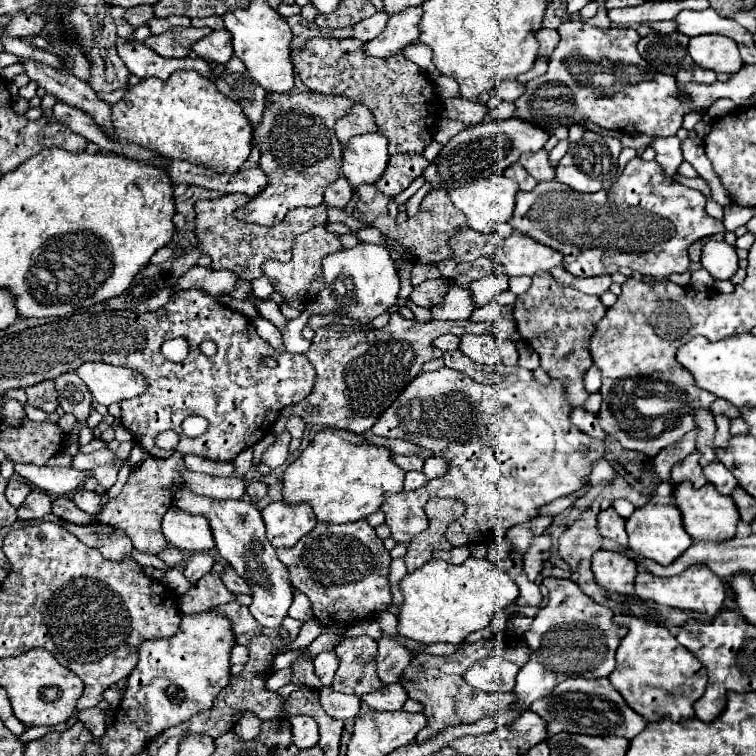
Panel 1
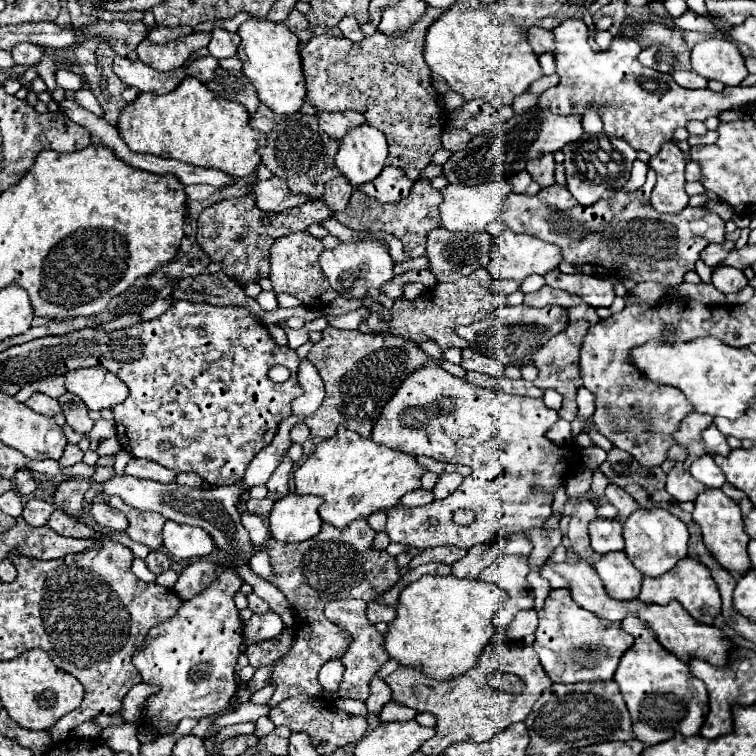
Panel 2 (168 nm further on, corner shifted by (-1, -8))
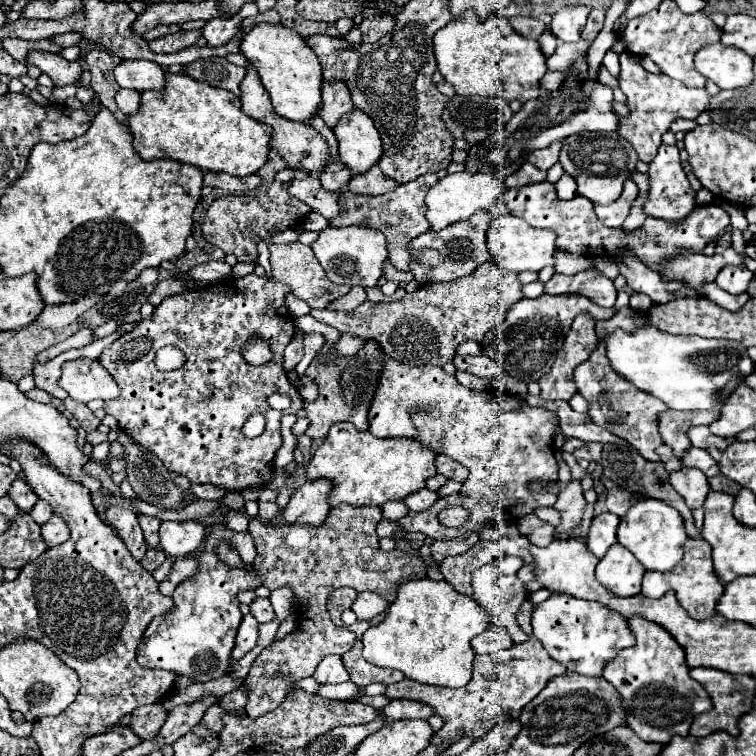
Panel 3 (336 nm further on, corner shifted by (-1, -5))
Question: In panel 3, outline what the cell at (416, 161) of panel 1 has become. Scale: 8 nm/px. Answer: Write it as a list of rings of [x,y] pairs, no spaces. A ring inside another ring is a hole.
[[[376,165],[372,169],[368,169],[368,173],[354,175],[352,181],[348,183],[348,189],[352,193],[362,193],[362,195],[382,195],[396,187],[398,187],[398,183],[392,181],[390,177],[386,177]]]

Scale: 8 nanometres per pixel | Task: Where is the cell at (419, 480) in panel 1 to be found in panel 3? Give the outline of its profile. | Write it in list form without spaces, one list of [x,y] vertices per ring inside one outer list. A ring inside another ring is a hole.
[[[422,489],[422,491],[414,493],[414,495],[410,495],[408,499],[404,499],[404,503],[408,505],[410,511],[424,511],[424,509],[432,507],[432,503],[436,503],[436,499],[438,499],[438,495],[434,491]]]

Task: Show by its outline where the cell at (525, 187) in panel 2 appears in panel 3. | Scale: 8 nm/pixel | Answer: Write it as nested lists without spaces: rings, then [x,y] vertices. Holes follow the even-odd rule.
[[[526,161],[516,173],[506,177],[506,187],[522,187],[522,185],[542,183],[542,181],[546,181],[546,173]]]

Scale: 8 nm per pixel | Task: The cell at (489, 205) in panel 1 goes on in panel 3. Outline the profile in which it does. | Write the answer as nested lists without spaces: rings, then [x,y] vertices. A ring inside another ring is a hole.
[[[452,173],[446,175],[444,179],[438,179],[438,183],[428,191],[426,195],[426,219],[434,231],[442,231],[444,227],[464,221],[470,215],[474,215],[480,209],[490,209],[492,203],[504,193],[504,183],[496,179],[492,173]]]

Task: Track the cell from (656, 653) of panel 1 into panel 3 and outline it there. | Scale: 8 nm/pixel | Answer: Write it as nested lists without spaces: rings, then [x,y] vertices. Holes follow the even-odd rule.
[[[638,615],[630,617],[628,625],[636,637],[636,645],[622,649],[612,661],[608,661],[602,673],[602,677],[616,687],[626,707],[636,701],[636,705],[628,707],[626,725],[640,739],[662,745],[666,745],[674,735],[686,737],[692,719],[698,713],[712,709],[710,695],[698,681],[690,677],[690,667],[684,661],[684,649],[676,645],[676,639],[664,627],[654,625]]]

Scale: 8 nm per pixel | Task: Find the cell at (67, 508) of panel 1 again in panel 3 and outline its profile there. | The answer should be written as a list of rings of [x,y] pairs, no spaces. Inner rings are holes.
[[[52,515],[44,525],[42,525],[42,539],[48,547],[56,547],[64,543],[70,537],[70,529],[66,527],[64,519]]]

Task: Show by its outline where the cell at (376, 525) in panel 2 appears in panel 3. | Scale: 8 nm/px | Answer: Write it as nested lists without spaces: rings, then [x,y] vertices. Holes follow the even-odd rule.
[[[388,501],[382,505],[382,511],[384,511],[384,519],[398,521],[408,513],[408,507],[404,505],[404,501]]]

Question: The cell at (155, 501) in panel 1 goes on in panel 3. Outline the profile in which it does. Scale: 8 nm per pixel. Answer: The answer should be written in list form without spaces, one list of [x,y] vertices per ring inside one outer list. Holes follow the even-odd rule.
[[[138,515],[144,539],[148,543],[148,547],[158,547],[158,527],[160,527],[160,519],[156,517],[148,517],[148,515]]]

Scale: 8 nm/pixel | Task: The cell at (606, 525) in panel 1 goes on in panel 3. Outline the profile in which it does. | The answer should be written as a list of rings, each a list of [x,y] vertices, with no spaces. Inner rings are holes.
[[[602,513],[592,519],[590,531],[586,535],[586,545],[594,557],[602,559],[604,553],[616,543],[618,521],[620,521],[620,517],[614,513]]]

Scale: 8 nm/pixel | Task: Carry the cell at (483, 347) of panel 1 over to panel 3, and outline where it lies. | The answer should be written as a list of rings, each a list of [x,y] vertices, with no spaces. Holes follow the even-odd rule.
[[[456,355],[452,363],[456,365],[458,371],[466,371],[466,373],[472,373],[476,377],[486,377],[486,379],[496,377],[498,371],[500,371],[500,365],[496,365],[496,361],[492,361],[486,355],[476,355],[476,357]]]

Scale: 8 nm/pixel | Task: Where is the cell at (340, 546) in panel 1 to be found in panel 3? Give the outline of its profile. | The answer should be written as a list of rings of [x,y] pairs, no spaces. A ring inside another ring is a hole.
[[[334,507],[326,521],[318,527],[312,525],[282,525],[266,527],[258,519],[250,521],[248,533],[256,545],[256,575],[262,577],[264,587],[270,591],[290,585],[298,599],[298,625],[284,639],[274,641],[266,647],[252,663],[246,691],[248,703],[246,713],[250,717],[260,717],[274,707],[278,707],[292,685],[304,677],[312,677],[316,665],[330,653],[344,655],[353,647],[356,636],[347,628],[336,627],[326,609],[326,599],[336,587],[352,587],[356,591],[376,591],[386,599],[394,599],[400,583],[404,579],[426,577],[426,563],[416,549],[412,551],[382,551],[378,547],[376,525],[382,521],[380,507]]]

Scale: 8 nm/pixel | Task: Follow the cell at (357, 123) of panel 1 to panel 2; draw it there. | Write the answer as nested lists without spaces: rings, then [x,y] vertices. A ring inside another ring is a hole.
[[[352,110],[332,112],[332,114],[320,112],[318,118],[320,118],[320,128],[334,140],[342,140],[344,134],[348,134],[352,128],[366,124],[364,116],[360,112],[352,112]]]

